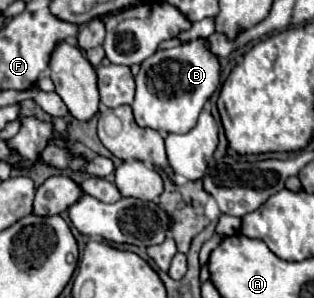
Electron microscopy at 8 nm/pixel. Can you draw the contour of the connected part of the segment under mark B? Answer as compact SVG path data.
M203 39L189 41L179 47L157 51L153 57L141 63L141 71L135 77L137 93L133 101L133 115L141 127L151 127L161 135L191 131L197 117L215 93L219 85L219 61L207 49Z

